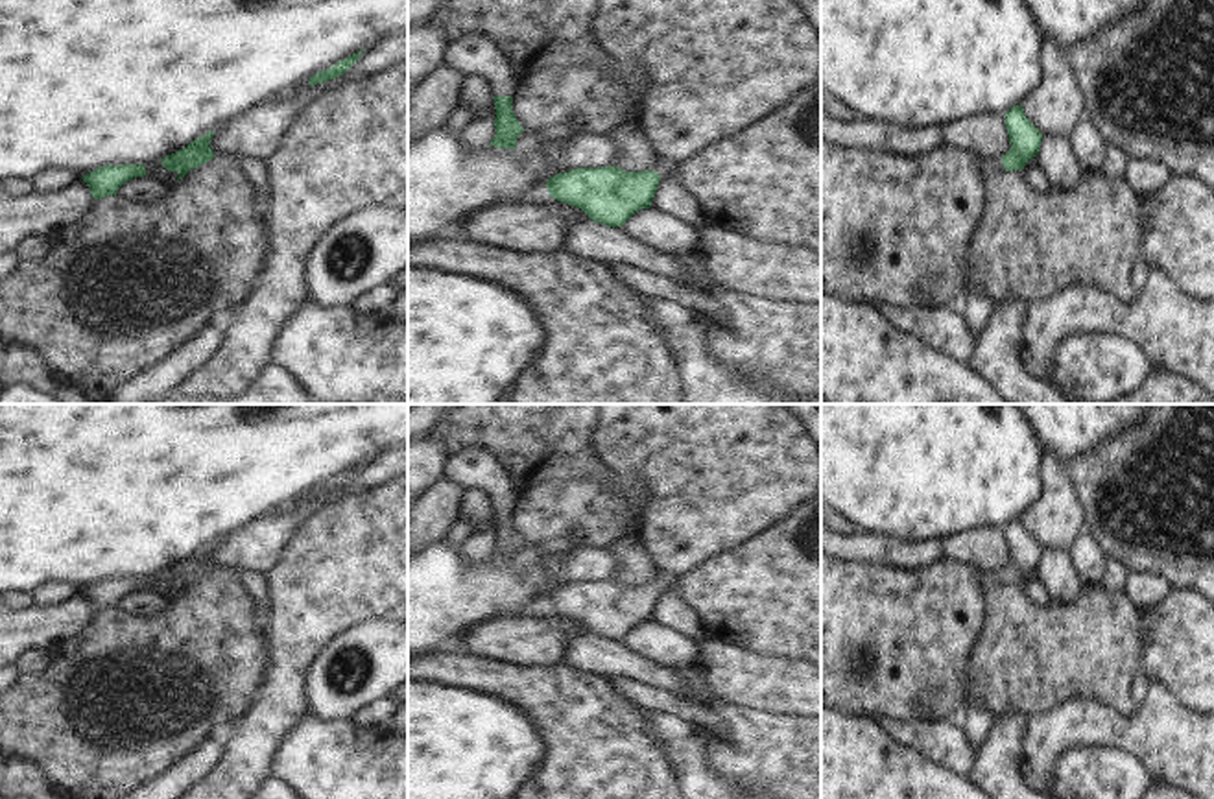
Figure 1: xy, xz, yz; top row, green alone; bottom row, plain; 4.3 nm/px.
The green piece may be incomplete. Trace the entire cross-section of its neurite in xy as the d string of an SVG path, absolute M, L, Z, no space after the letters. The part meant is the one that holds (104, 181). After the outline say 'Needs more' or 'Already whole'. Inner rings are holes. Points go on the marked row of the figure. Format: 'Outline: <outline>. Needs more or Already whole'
Outline: M118 164L118 166L100 166L94 172L83 175L81 179L90 188L94 199L107 196L116 196L116 190L131 181L133 177L144 177L146 168L142 164Z. Already whole.

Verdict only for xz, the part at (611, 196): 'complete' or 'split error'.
split error

